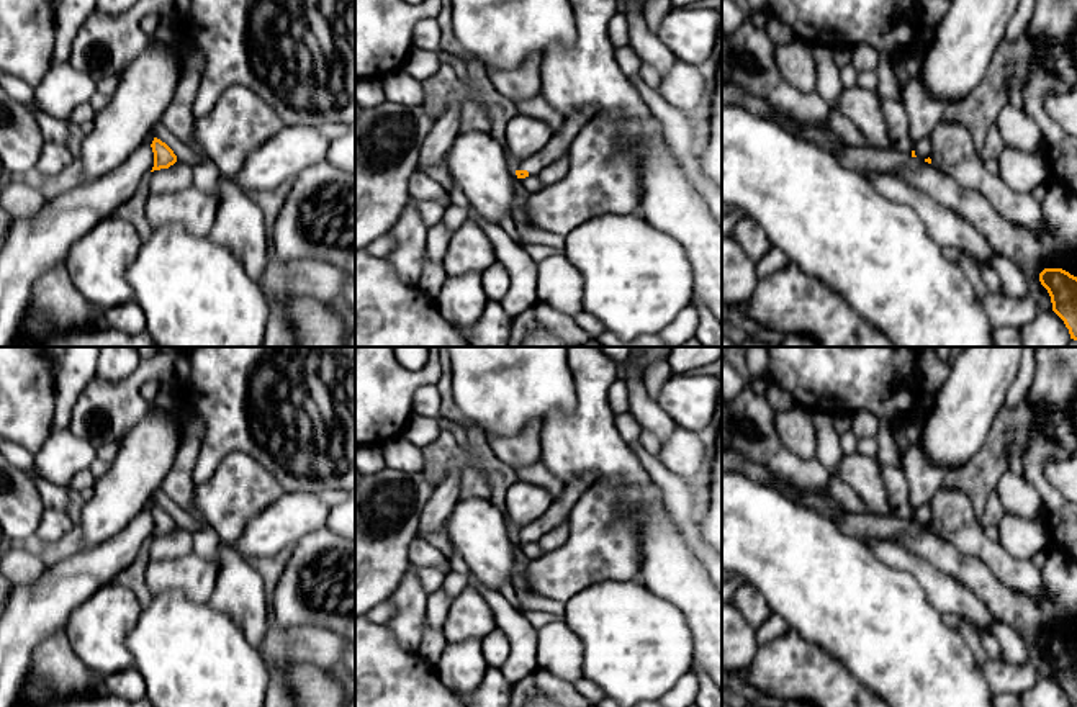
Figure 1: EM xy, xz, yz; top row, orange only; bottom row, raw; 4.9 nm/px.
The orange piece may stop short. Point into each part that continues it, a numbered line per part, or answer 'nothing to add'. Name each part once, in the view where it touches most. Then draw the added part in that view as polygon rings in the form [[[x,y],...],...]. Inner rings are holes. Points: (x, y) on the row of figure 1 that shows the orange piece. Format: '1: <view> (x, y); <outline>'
1: xz (558, 146); [[[583,106],[565,116],[561,131],[553,134],[542,151],[520,162],[516,170],[527,170],[530,177],[537,177],[545,167],[568,155],[571,142],[593,119],[594,111],[594,106]]]

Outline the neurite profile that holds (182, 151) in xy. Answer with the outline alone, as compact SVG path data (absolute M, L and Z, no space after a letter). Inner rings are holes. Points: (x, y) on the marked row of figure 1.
M162 123L154 126L152 134L173 151L177 160L192 167L198 164L198 155L187 144L182 144Z

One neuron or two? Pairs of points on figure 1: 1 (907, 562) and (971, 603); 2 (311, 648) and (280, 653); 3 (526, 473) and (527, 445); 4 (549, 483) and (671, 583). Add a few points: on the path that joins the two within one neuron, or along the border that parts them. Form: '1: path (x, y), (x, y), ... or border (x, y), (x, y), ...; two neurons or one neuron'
1: path (923, 571), (955, 599); one neuron
2: path (303, 648), (288, 648); one neuron
3: border (539, 459), (516, 468); two neurons
4: border (540, 459), (563, 483); two neurons

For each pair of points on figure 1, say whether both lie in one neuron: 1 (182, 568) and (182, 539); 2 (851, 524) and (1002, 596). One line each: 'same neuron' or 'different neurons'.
1: different neurons
2: same neuron

